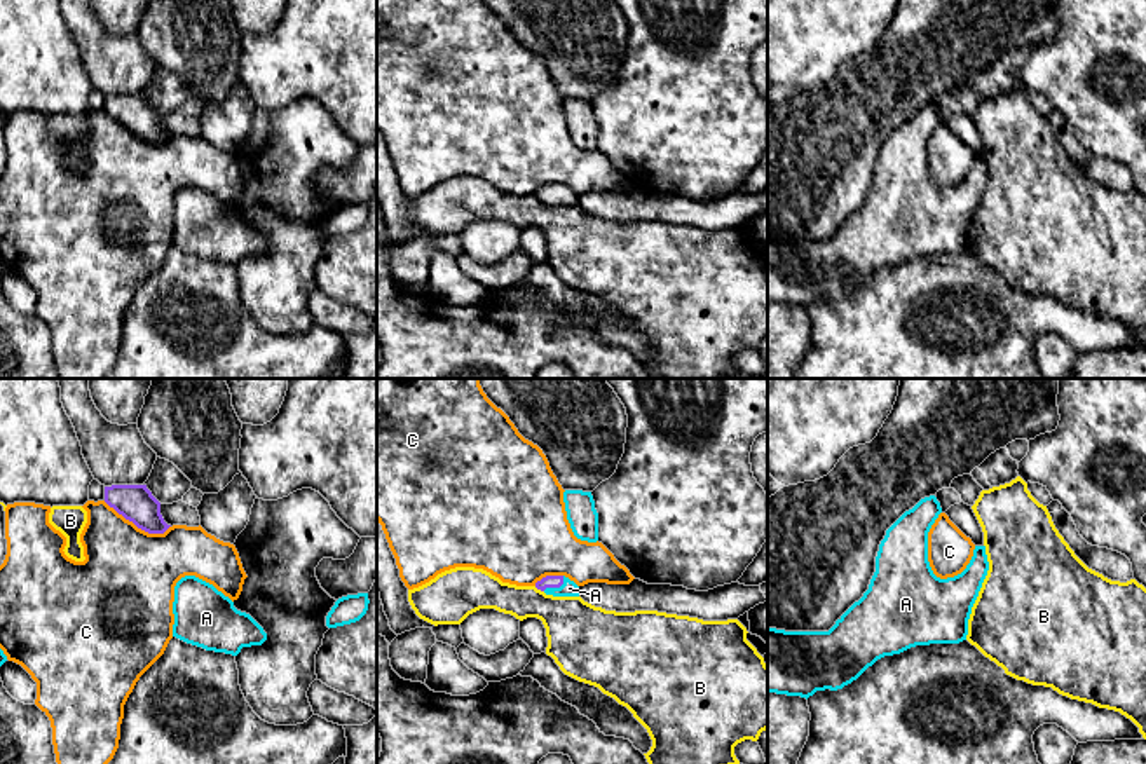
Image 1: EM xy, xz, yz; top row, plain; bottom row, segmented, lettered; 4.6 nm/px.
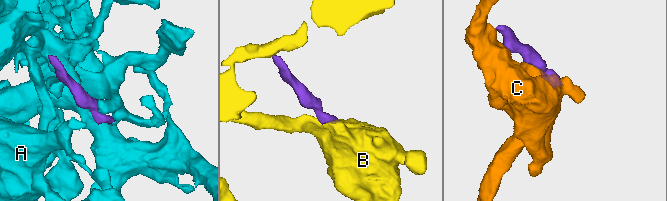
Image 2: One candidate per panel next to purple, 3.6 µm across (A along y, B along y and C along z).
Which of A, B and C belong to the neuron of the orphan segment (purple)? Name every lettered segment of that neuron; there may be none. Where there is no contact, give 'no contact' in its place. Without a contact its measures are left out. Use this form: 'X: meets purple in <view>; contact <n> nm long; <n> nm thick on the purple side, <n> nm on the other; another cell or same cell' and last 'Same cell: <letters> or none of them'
A: meets purple in xz; contact 120 nm long; 60 nm thick on the purple side, 80 nm on the other; same cell
B: meets purple in xz; contact 50 nm long; 60 nm thick on the purple side, 260 nm on the other; another cell
C: meets purple in xy; contact 340 nm long; 170 nm thick on the purple side, 440 nm on the other; another cell
Same cell: A

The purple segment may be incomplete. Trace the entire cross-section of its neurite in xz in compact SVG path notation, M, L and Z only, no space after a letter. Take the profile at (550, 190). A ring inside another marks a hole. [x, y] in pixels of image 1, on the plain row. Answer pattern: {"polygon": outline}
{"polygon": "M546 185L535 197L553 206L579 206L579 195L565 185Z"}

